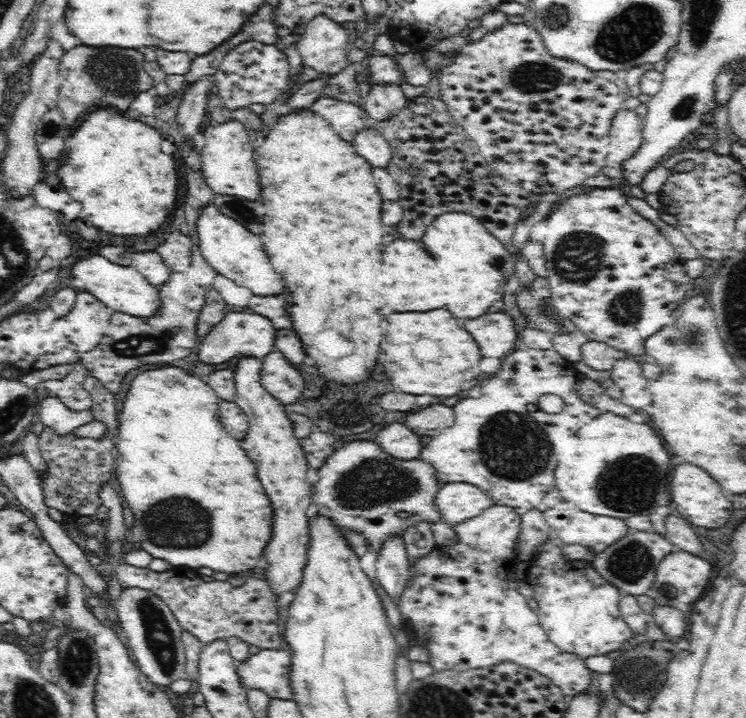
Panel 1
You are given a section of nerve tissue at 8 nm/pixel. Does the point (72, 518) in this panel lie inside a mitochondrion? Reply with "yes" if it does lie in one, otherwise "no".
no

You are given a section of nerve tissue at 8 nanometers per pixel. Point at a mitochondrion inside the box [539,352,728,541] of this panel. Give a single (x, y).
(633, 483)

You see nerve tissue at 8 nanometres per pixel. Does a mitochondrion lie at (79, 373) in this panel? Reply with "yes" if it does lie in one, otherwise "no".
no

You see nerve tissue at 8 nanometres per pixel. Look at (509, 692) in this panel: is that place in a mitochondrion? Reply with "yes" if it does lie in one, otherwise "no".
no

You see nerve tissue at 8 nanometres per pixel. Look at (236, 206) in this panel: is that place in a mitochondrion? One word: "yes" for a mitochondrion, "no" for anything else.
yes

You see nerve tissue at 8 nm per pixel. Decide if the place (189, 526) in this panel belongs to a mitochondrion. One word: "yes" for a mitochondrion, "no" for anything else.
yes

